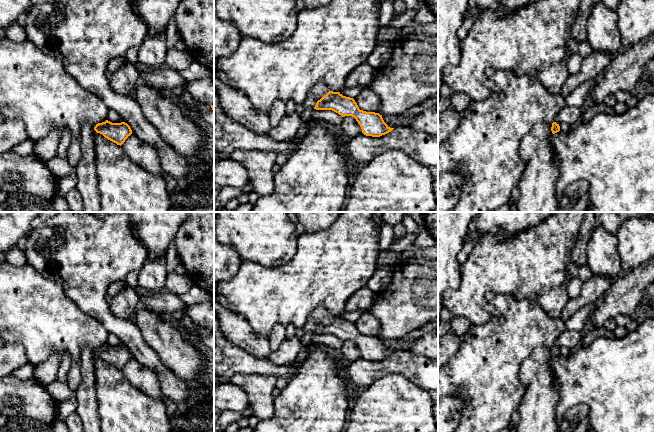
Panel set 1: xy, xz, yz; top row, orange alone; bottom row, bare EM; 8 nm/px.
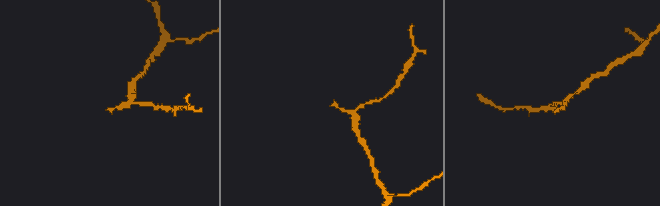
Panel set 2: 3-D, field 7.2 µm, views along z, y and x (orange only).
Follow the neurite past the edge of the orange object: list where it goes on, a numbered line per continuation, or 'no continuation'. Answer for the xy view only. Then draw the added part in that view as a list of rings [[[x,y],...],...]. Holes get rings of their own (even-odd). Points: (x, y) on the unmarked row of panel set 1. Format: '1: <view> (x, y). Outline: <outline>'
1: xy (87, 409). Outline: [[[84,346],[80,355],[82,381],[76,391],[76,413],[83,424],[83,432],[101,432],[94,363],[97,356],[95,347]]]

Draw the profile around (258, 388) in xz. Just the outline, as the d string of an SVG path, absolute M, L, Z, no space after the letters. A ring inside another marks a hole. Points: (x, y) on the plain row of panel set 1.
M236 373L230 377L229 382L246 392L254 416L260 420L270 419L274 416L272 391L276 386L277 378L261 374Z

